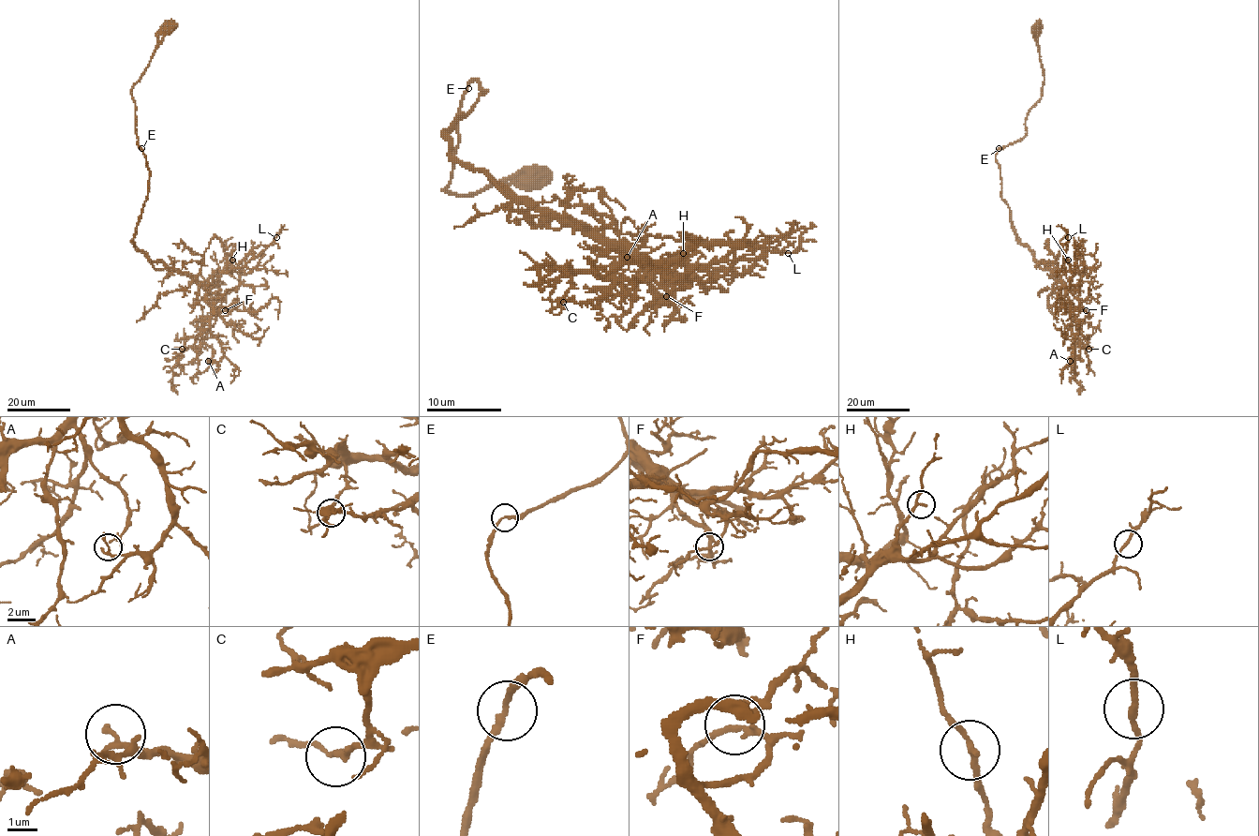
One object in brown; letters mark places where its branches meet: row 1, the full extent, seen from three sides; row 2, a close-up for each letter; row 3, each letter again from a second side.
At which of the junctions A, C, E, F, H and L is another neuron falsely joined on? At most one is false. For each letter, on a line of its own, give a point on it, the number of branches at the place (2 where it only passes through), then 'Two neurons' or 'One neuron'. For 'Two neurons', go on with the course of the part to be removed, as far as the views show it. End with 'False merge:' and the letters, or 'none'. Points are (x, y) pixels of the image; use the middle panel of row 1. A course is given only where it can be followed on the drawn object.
A: Place: (627, 257). Branches: 2. One neuron
C: Place: (563, 302). Branches: 2. One neuron
E: Place: (468, 88). Branches: 2. One neuron
F: Place: (666, 296). Branches: 2. One neuron
H: Place: (683, 253). Branches: 2. One neuron
L: Place: (788, 253). Branches: 2. One neuron
False merge: none

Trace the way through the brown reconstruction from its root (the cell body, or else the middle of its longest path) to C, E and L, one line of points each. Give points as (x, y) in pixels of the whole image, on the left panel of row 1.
C: (167, 27), (131, 90), (150, 171), (133, 242), (205, 291), (212, 314), (182, 349)
E: (167, 27), (158, 37), (156, 49), (148, 67), (131, 90), (135, 106), (135, 134), (141, 148)
L: (167, 27), (131, 90), (135, 134), (150, 171), (135, 246), (208, 289), (276, 237)

